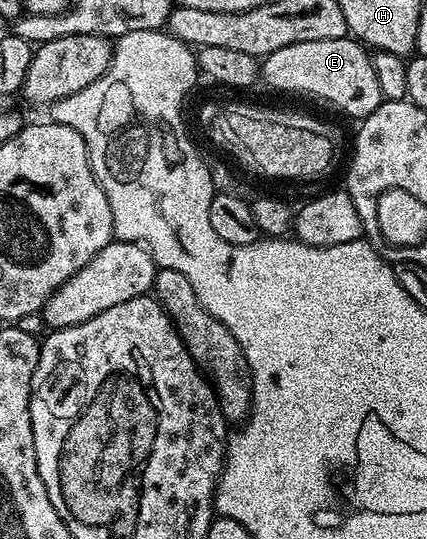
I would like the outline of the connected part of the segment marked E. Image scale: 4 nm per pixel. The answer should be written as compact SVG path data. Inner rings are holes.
M351 36L331 40L305 40L301 44L277 48L266 55L261 62L261 78L275 90L292 90L295 94L328 98L349 117L362 120L368 118L385 100L372 55L367 53L368 47Z

